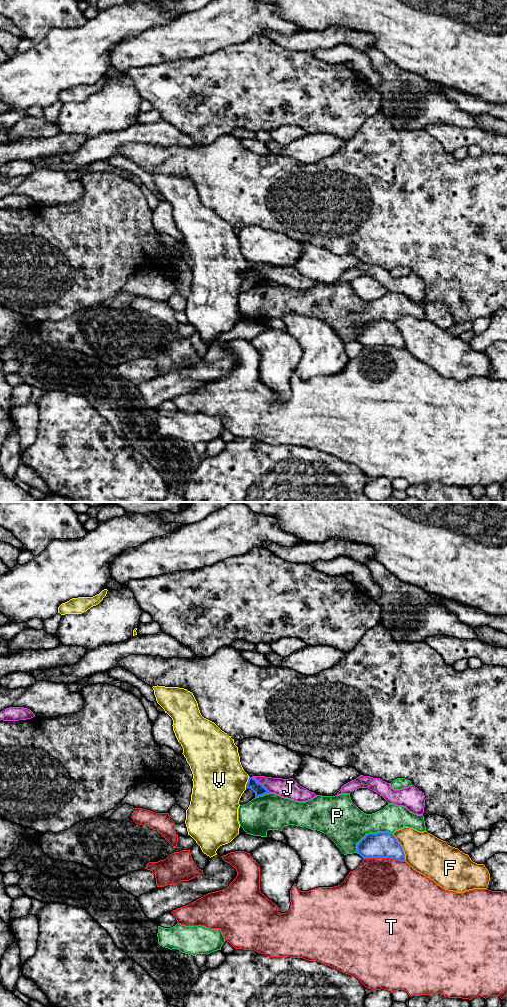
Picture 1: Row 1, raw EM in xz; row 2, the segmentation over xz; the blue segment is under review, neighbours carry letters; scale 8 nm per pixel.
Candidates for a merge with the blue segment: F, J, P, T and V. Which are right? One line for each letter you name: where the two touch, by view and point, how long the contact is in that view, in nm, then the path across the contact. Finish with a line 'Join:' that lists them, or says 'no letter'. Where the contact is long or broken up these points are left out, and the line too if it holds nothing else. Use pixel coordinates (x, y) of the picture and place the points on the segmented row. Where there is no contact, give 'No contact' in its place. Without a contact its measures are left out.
Join: no letter

